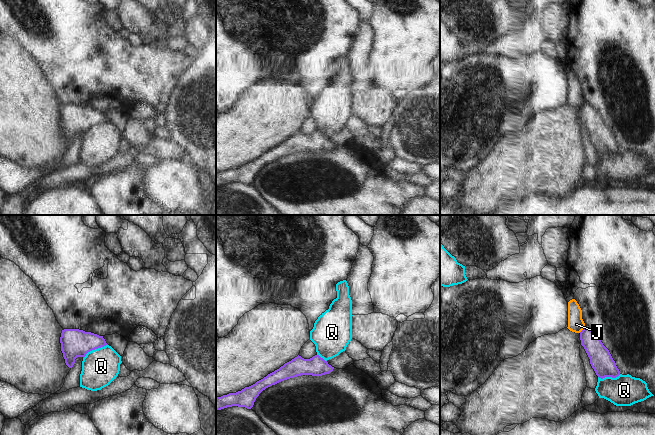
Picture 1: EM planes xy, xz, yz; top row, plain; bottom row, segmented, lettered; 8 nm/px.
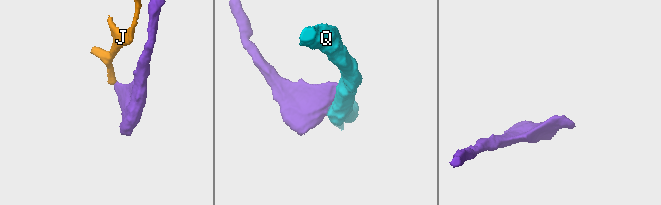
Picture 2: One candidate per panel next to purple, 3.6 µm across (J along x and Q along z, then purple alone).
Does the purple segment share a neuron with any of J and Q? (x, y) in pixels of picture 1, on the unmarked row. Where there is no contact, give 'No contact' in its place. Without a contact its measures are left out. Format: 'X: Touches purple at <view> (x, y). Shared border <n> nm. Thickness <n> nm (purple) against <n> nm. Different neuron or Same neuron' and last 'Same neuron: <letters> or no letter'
J: Touches purple at yz (583, 105). Shared border 70 nm. Thickness 170 nm (purple) against 130 nm. Different neuron
Q: Touches purple at xy (94, 125). Shared border 240 nm. Thickness 220 nm (purple) against 300 nm. Different neuron
Same neuron: no letter.

